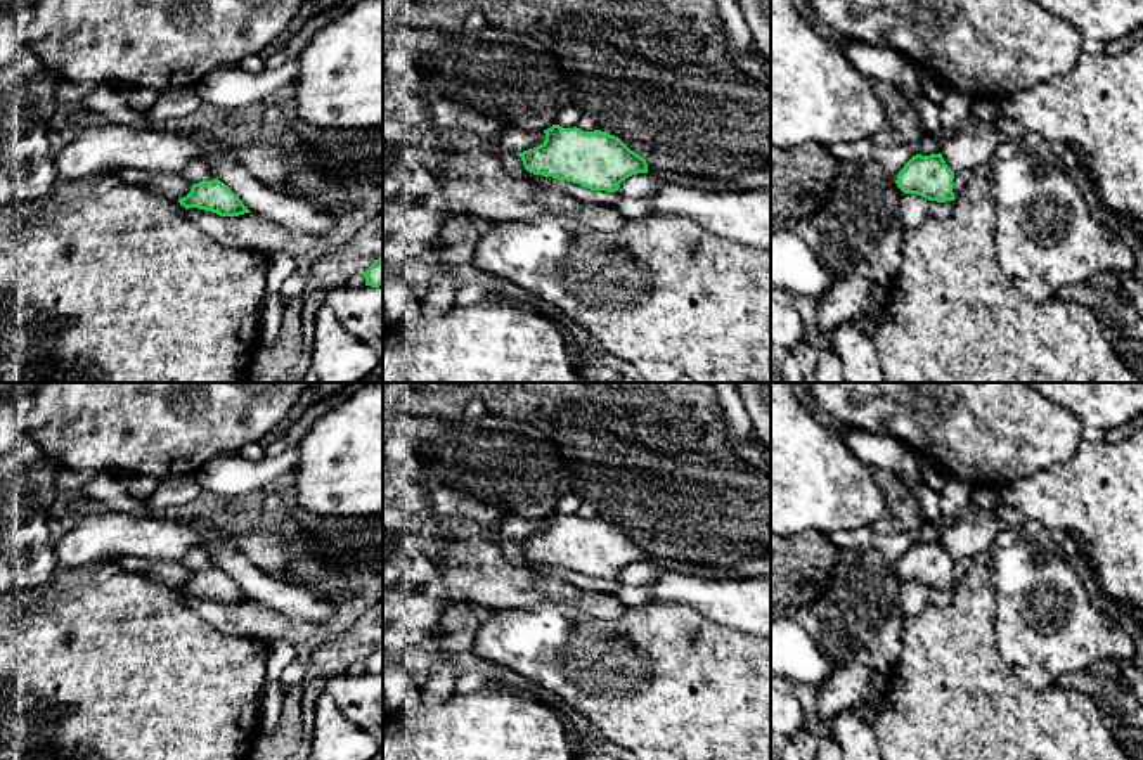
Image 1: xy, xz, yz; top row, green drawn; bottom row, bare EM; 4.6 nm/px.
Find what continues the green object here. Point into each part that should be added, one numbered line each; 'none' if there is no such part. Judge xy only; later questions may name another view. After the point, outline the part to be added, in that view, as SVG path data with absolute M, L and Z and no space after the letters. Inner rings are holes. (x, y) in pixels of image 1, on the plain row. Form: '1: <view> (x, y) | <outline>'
none

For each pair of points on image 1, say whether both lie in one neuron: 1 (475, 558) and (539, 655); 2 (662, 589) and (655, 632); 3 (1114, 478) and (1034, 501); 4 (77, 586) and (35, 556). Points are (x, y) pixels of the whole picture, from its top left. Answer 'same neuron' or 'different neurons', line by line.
1: different neurons
2: different neurons
3: same neuron
4: different neurons

